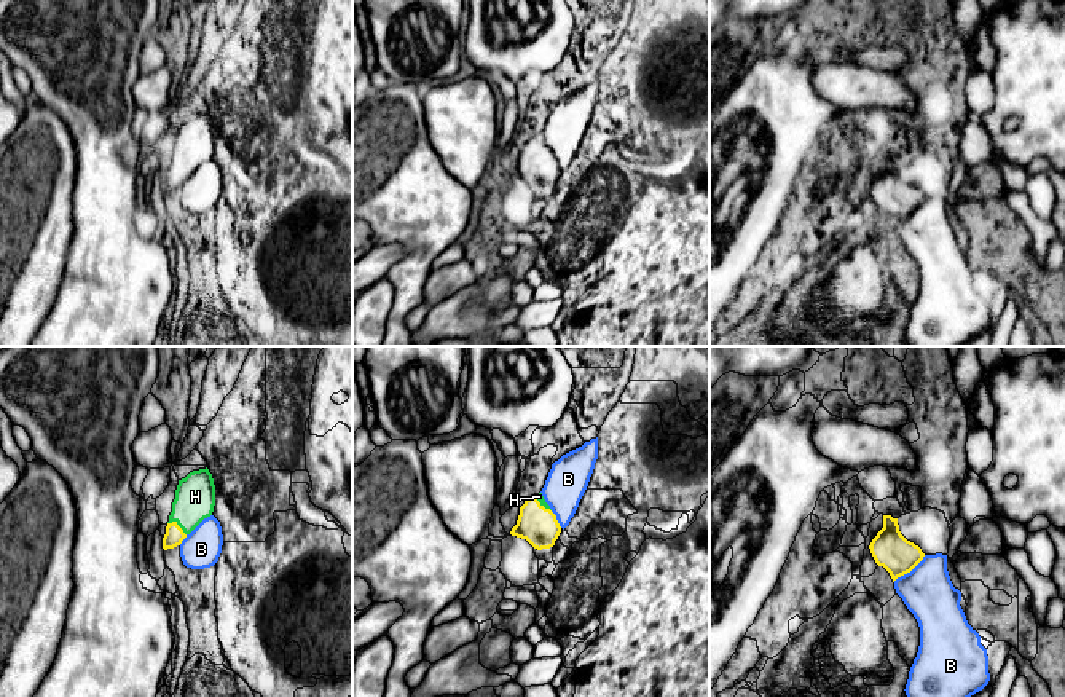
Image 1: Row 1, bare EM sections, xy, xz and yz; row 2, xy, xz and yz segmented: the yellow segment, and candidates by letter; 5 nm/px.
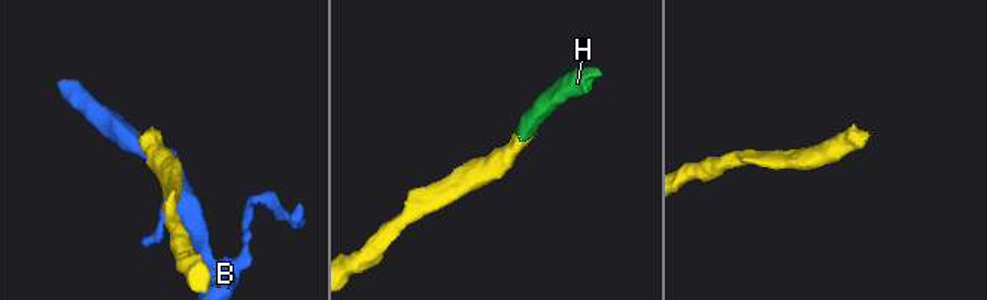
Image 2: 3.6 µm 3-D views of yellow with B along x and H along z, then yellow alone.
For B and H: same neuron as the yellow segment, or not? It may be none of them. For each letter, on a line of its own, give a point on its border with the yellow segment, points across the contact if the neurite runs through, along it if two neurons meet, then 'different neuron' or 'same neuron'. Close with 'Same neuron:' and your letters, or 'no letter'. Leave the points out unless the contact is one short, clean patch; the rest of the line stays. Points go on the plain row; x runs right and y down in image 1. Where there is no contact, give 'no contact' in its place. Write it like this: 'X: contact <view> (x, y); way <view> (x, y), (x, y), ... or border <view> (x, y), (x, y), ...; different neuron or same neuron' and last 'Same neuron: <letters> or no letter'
B: contact yz (909, 214); different neuron
H: contact xy (177, 168); way xy (174, 177), (177, 168), (185, 160), (195, 139); same neuron
Same neuron: H

